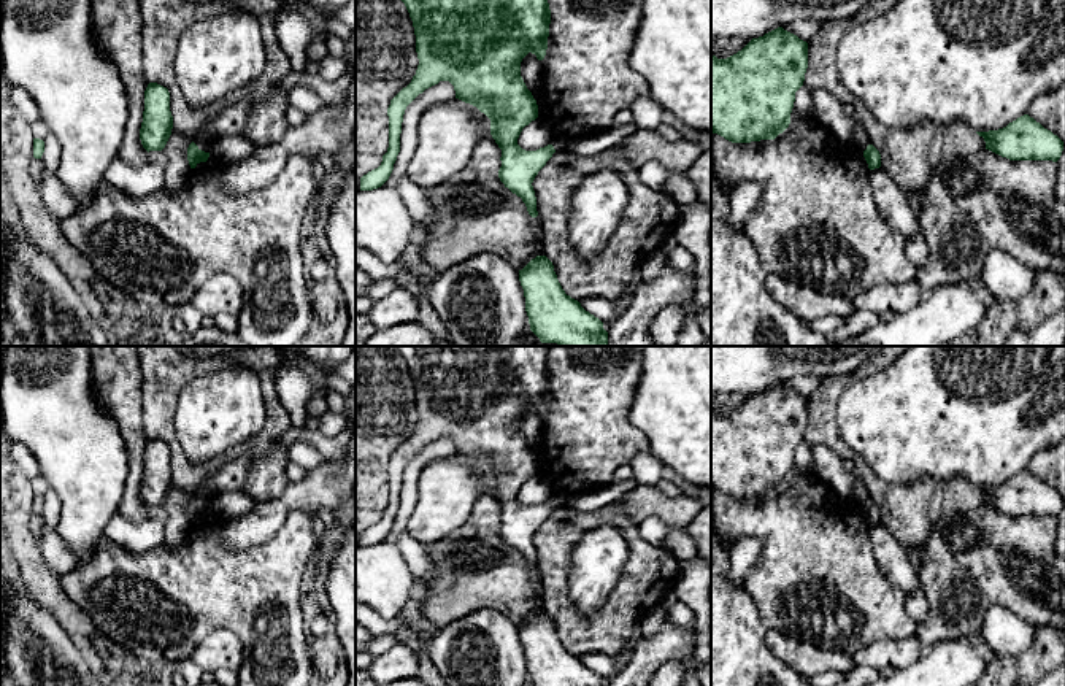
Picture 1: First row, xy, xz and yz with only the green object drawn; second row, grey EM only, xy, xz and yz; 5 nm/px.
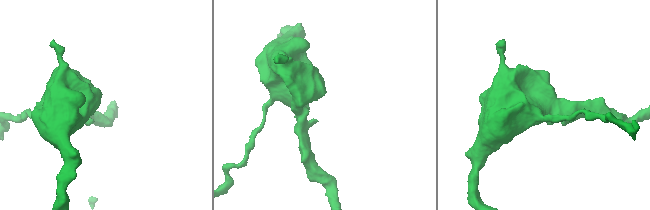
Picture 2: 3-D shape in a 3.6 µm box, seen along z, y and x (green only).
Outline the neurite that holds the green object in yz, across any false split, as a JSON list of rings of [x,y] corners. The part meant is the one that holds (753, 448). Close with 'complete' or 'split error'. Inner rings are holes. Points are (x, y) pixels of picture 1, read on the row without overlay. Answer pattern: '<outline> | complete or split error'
[[[778,383],[752,394],[741,407],[717,414],[711,410],[711,491],[732,499],[775,495],[790,480],[795,448],[808,424],[808,399]]] | complete

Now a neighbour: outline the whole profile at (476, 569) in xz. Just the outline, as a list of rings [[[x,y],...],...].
[[[489,489],[476,500],[468,521],[460,529],[425,546],[429,557],[436,565],[438,580],[427,586],[422,613],[435,629],[486,607],[505,613],[516,626],[522,626],[536,611],[546,611],[541,576],[538,572],[532,573],[522,554],[500,537],[500,513],[502,505]]]

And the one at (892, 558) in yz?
[[[879,522],[870,526],[870,541],[879,568],[905,592],[922,592],[917,567],[905,546]]]

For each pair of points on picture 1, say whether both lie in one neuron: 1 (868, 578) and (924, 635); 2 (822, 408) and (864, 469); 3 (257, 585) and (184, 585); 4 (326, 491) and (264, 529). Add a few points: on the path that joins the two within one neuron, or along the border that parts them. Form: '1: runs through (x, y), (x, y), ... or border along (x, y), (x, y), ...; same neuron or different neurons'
1: border along (916, 623), (911, 635); different neurons
2: runs through (822, 424), (849, 453); same neuron
3: runs through (240, 585), (202, 585); same neuron
4: runs through (310, 494), (291, 499), (276, 513); same neuron

